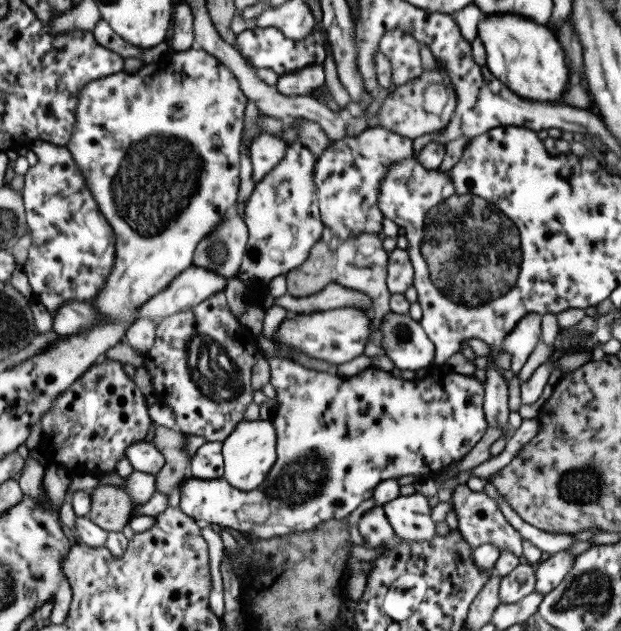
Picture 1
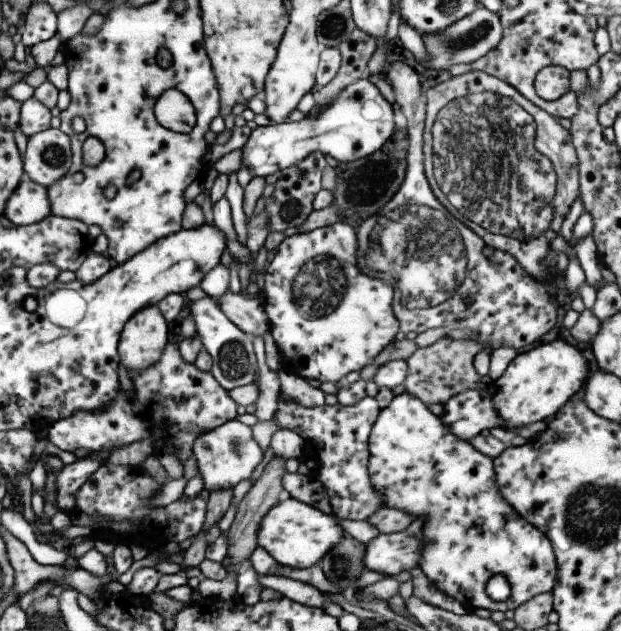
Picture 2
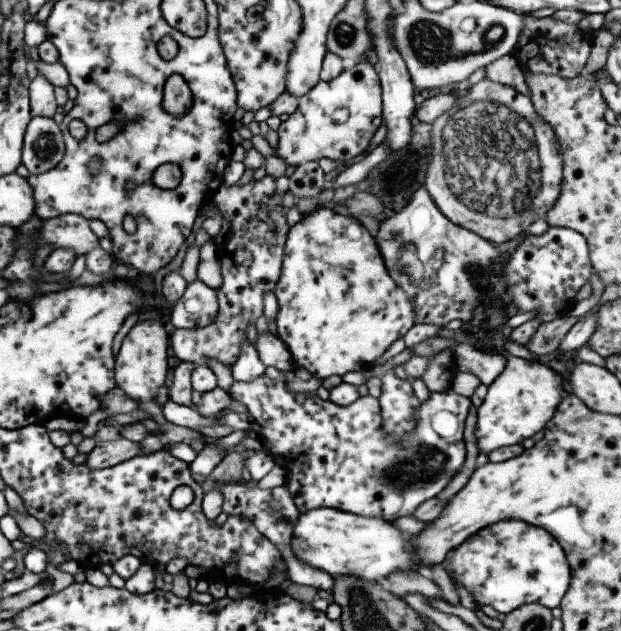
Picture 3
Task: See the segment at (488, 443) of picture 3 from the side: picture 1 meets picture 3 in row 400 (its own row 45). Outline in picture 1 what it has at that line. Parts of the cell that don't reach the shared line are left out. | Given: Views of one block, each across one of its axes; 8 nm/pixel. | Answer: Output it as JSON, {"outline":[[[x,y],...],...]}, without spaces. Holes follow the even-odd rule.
{"outline":[[[518,14],[483,15],[477,23],[476,36],[484,48],[484,67],[511,92],[535,102],[565,104],[561,95],[569,81],[567,60],[553,32],[546,26]]]}

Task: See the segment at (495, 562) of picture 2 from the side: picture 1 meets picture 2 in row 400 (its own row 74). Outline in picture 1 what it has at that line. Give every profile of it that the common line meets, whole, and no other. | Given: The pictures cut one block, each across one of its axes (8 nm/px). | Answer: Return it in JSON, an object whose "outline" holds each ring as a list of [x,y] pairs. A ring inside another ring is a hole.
{"outline":[[[394,28],[382,34],[378,51],[391,65],[391,84],[401,86],[421,75],[418,42],[404,30]]]}

